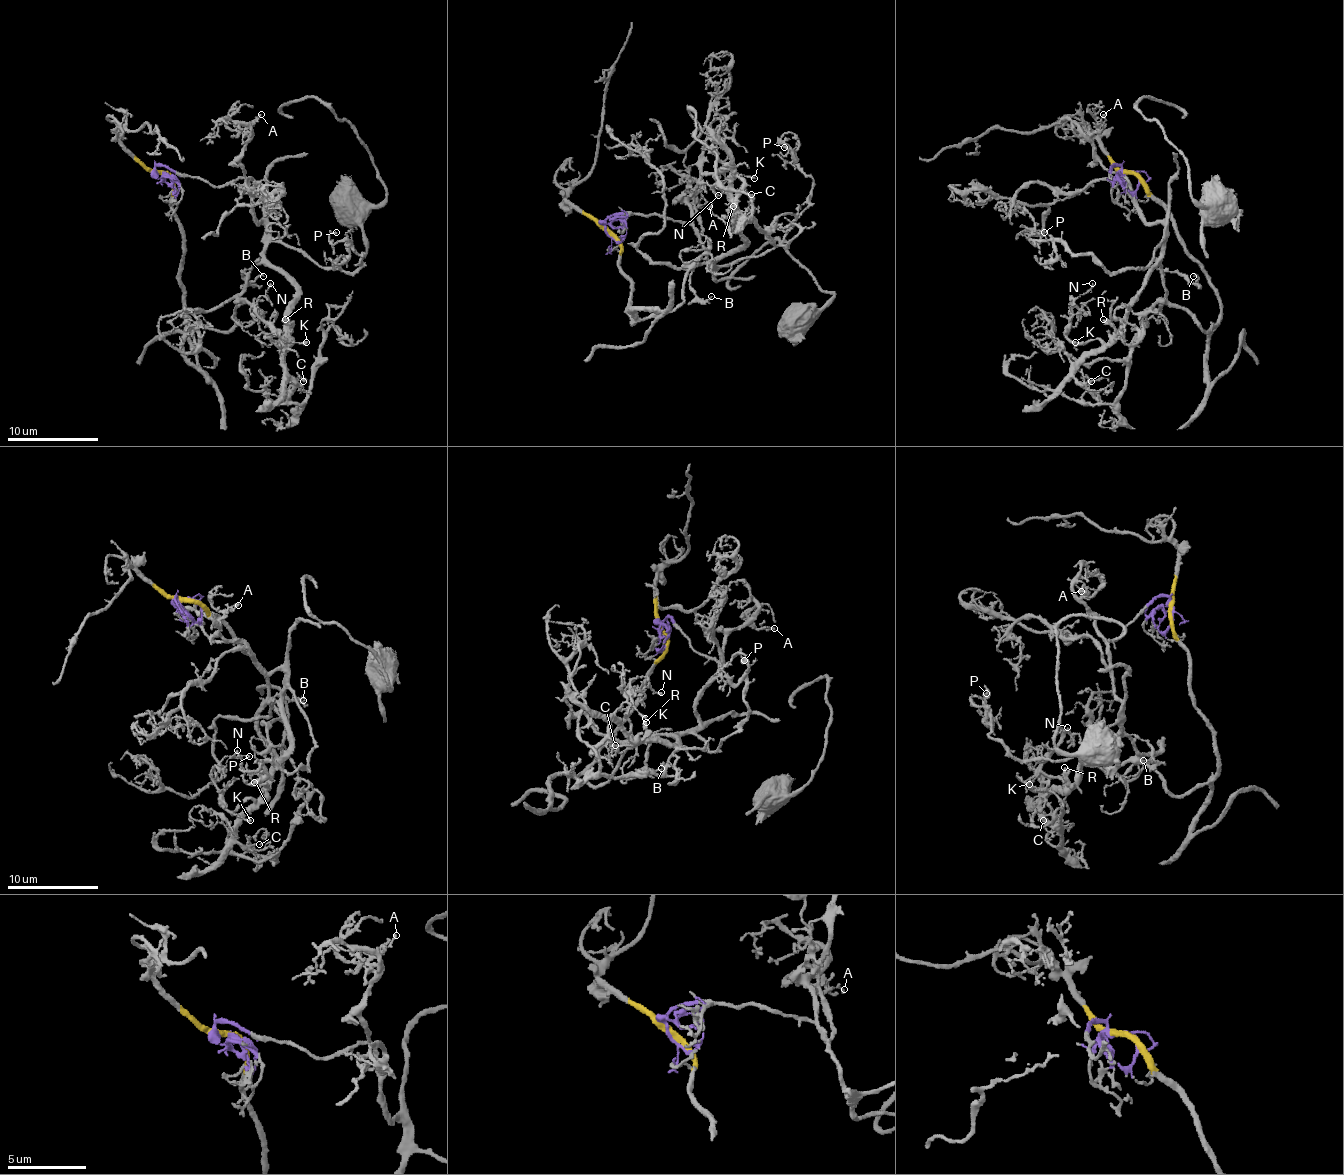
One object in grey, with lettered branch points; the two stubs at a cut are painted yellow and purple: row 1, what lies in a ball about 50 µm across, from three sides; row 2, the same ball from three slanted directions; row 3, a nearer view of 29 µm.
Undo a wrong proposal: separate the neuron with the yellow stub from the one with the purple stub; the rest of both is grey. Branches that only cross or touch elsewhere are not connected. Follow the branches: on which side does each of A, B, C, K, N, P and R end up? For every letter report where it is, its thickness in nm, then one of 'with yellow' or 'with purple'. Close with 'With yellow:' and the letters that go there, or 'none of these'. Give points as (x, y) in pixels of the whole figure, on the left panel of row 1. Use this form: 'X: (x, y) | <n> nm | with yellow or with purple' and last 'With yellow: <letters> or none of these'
A: (261, 114) | 150 nm | with purple
B: (263, 276) | 130 nm | with purple
C: (303, 381) | 160 nm | with purple
K: (306, 342) | 200 nm | with purple
N: (270, 283) | 170 nm | with purple
P: (336, 232) | 100 nm | with purple
R: (285, 319) | 300 nm | with purple
With yellow: none of these

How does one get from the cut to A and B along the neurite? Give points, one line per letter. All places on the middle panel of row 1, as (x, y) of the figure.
A: (608, 231), (606, 222), (624, 213), (691, 220), (689, 199), (693, 195), (698, 206), (709, 206)
B: (608, 231), (606, 222), (624, 213), (693, 224), (714, 266), (695, 263), (691, 289), (707, 300), (711, 295)

